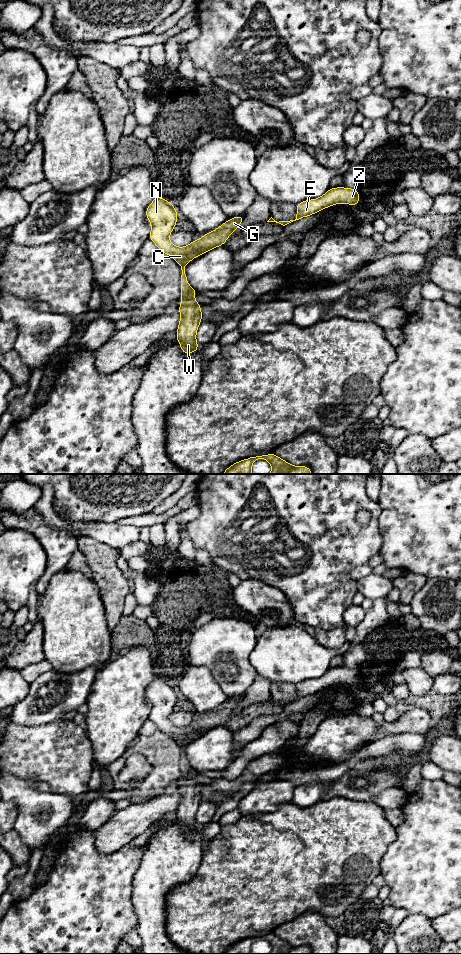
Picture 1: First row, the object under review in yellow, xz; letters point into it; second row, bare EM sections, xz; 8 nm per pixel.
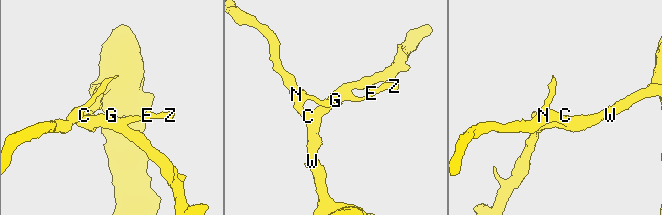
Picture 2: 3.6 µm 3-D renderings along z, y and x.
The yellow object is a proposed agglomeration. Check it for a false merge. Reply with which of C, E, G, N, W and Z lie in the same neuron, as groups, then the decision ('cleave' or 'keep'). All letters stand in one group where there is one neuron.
groups C E G N W Z; keep

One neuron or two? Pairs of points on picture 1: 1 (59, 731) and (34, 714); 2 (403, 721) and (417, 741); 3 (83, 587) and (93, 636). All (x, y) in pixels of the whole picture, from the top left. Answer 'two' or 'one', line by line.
1: two
2: two
3: one

